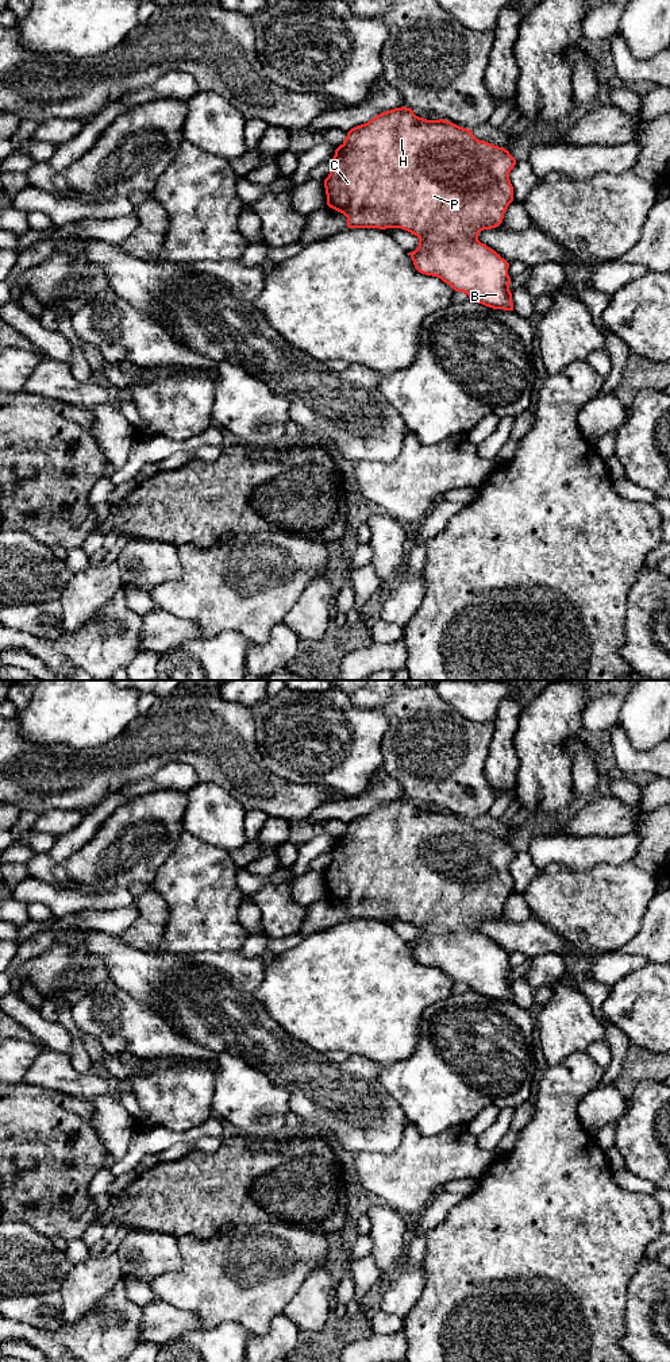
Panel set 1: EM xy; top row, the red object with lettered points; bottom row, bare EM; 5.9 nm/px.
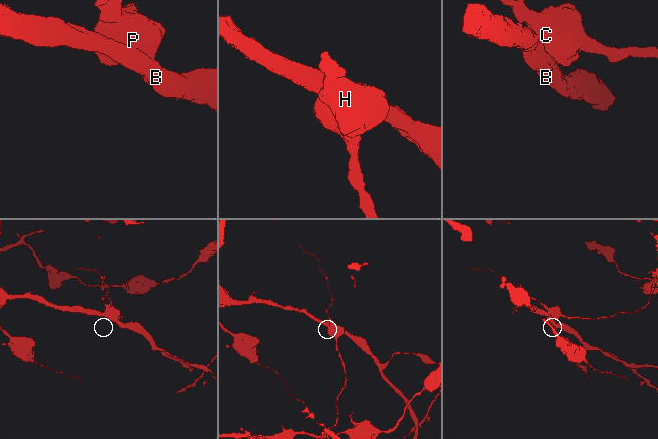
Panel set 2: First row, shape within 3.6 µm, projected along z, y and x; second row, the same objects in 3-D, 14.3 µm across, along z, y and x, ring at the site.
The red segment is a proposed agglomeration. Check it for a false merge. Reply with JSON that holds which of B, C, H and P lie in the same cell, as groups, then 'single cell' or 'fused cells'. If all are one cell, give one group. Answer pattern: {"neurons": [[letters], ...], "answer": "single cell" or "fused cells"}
{"neurons": [["B"], ["C", "H", "P"]], "answer": "fused cells"}

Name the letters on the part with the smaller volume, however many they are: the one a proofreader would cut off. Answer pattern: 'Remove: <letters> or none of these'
Remove: C, H, P

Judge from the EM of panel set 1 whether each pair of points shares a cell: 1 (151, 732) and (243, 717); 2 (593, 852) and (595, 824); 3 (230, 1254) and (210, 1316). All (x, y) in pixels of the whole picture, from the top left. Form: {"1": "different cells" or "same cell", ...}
{"1": "same cell", "2": "different cells", "3": "same cell"}

